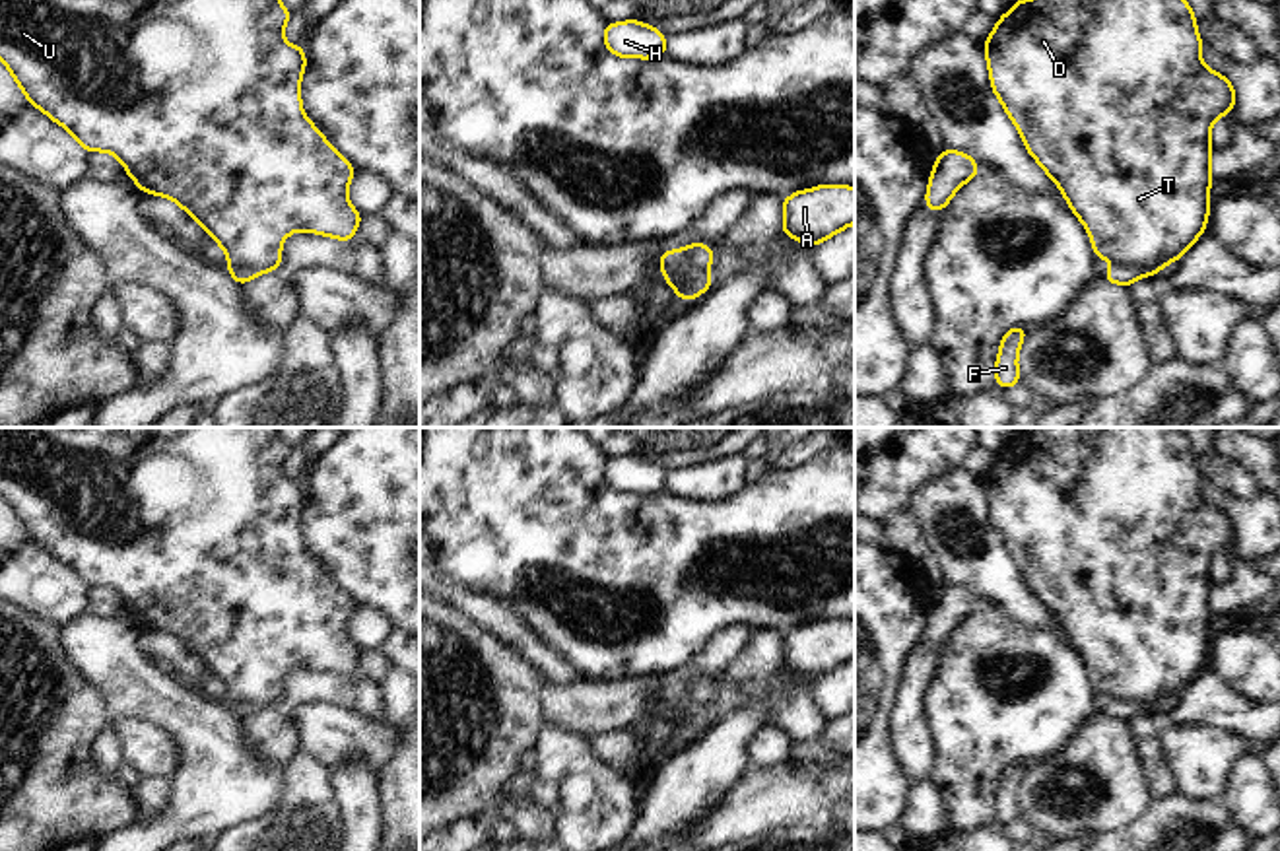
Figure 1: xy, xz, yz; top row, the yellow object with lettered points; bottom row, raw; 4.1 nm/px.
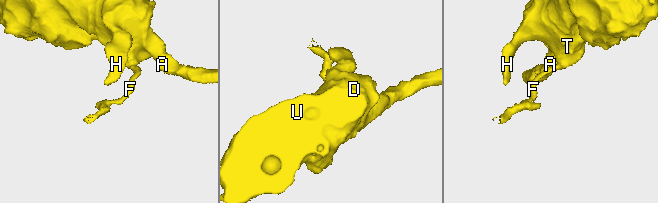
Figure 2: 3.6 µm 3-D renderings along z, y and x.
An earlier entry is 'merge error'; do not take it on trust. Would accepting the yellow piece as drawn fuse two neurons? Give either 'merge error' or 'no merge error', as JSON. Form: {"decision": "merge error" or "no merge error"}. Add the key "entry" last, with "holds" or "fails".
{"decision": "merge error", "entry": "holds"}

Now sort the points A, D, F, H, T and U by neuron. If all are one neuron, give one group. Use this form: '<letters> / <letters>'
A D H T U / F

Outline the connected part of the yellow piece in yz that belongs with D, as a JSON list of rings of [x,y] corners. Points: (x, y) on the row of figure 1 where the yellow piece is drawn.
[[[1016,0],[1016,4],[996,19],[993,33],[983,43],[991,89],[1002,103],[1006,115],[1016,124],[1029,155],[1041,165],[1074,216],[1084,223],[1095,258],[1113,264],[1140,268],[1146,276],[1160,274],[1167,262],[1177,262],[1208,223],[1208,190],[1212,187],[1212,122],[1226,117],[1235,107],[1235,87],[1231,82],[1210,70],[1200,58],[1204,41],[1196,31],[1196,17],[1187,0]]]

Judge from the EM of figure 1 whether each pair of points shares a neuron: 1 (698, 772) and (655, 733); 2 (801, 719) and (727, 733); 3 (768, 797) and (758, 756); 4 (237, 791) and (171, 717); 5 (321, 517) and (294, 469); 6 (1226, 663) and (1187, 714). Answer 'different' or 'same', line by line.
1: different
2: different
3: different
4: same
5: different
6: different

